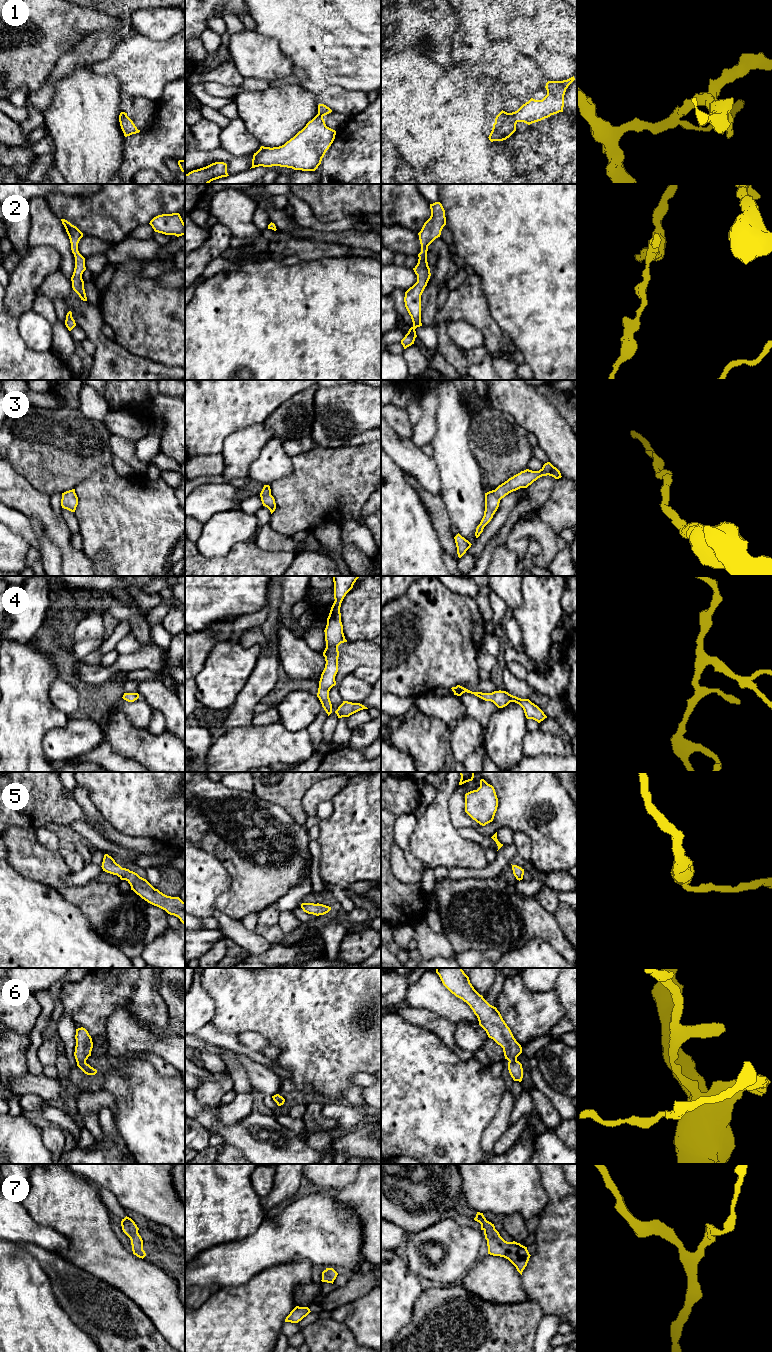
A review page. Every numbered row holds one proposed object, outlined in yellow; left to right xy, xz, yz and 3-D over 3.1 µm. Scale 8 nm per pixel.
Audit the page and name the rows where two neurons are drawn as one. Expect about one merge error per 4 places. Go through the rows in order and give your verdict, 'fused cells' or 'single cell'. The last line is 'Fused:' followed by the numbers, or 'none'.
1: single cell
2: single cell
3: single cell
4: single cell
5: single cell
6: single cell
7: single cell
Fused: none

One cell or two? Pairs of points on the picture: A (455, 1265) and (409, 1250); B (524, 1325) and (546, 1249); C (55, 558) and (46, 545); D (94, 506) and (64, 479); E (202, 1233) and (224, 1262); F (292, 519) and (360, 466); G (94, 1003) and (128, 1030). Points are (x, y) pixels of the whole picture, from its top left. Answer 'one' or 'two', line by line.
A: one
B: two
C: one
D: two
E: two
F: one
G: two

